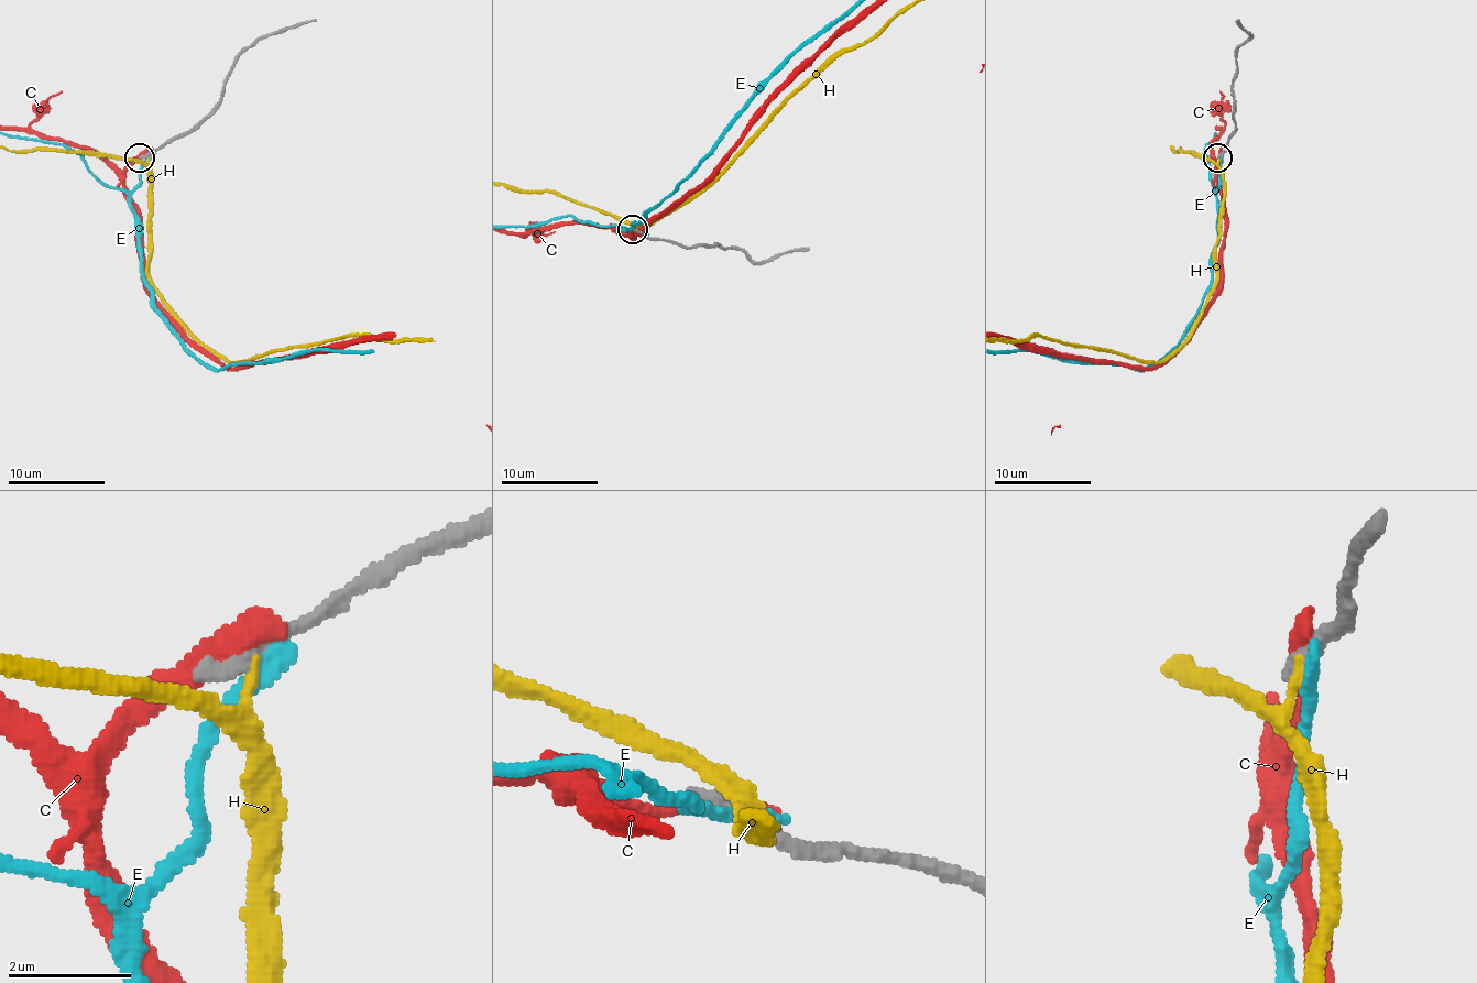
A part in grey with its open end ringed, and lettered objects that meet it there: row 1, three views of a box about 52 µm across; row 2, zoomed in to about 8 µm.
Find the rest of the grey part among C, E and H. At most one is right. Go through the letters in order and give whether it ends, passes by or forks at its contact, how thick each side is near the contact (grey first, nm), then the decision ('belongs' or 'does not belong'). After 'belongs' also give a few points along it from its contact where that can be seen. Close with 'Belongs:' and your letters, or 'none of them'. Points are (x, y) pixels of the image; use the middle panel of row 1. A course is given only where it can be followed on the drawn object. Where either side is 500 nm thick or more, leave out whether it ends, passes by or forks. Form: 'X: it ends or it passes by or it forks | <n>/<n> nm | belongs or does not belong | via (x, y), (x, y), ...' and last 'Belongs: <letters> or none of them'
C: it ends | 360/480 nm | does not belong
E: it ends | 360/320 nm | does not belong
H: it ends | 360/150 nm | does not belong
Belongs: none of them

